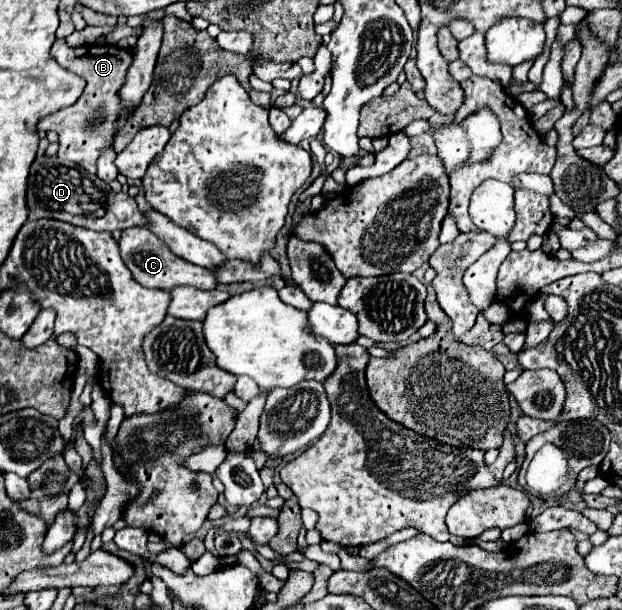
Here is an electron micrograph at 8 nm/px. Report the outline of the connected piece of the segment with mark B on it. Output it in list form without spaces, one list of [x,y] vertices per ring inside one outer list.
[[[58,38],[52,46],[52,56],[66,70],[80,74],[86,80],[86,88],[74,106],[42,118],[38,124],[38,130],[58,132],[60,136],[58,156],[74,164],[80,164],[90,174],[96,174],[96,160],[106,148],[110,148],[114,134],[116,134],[114,124],[116,124],[116,114],[120,114],[120,94],[118,92],[120,92],[120,86],[124,84],[128,66],[132,64],[132,52],[109,45],[92,46],[90,44],[90,46],[70,48],[64,38]]]

